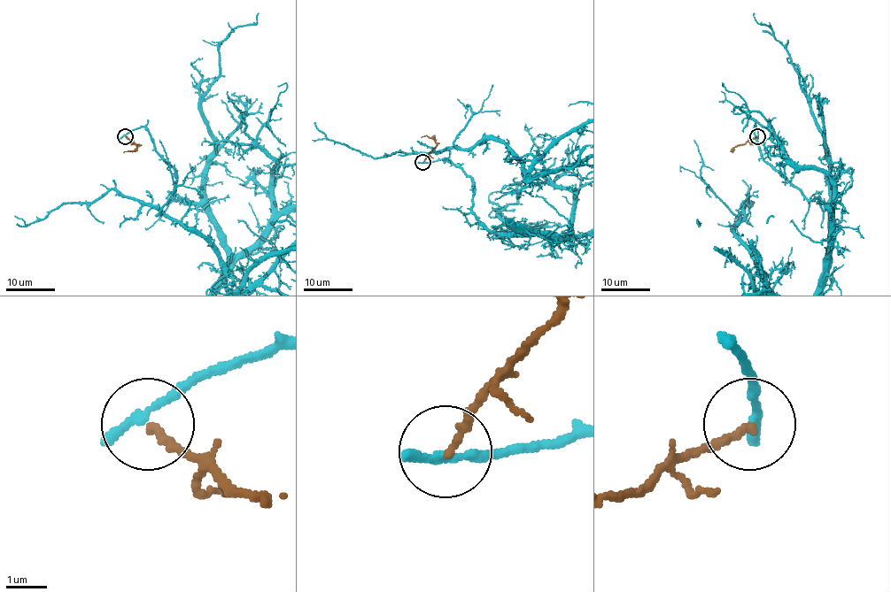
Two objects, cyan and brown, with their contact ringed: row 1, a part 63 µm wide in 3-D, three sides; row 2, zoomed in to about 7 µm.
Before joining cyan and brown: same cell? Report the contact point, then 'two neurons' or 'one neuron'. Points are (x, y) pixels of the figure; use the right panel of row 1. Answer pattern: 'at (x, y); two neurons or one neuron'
at (757, 136); two neurons

